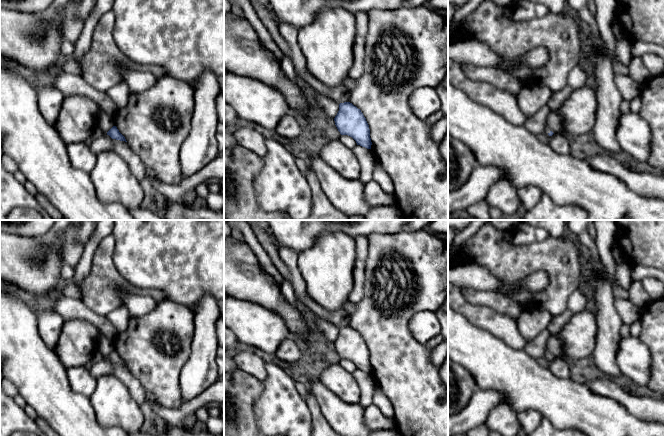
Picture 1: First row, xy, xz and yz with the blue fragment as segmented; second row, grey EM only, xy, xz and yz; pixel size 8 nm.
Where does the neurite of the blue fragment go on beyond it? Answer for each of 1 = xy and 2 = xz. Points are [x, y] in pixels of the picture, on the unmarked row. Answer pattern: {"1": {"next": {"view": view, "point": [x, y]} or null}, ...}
{"1": {"next": null}, "2": {"next": null}}

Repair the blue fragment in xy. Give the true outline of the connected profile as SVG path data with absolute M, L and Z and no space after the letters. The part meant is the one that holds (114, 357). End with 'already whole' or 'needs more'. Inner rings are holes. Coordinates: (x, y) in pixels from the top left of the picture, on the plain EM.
M113 350L108 356L107 359L109 359L112 363L120 364L120 365L126 365L125 361L119 356L116 350Z; already whole

